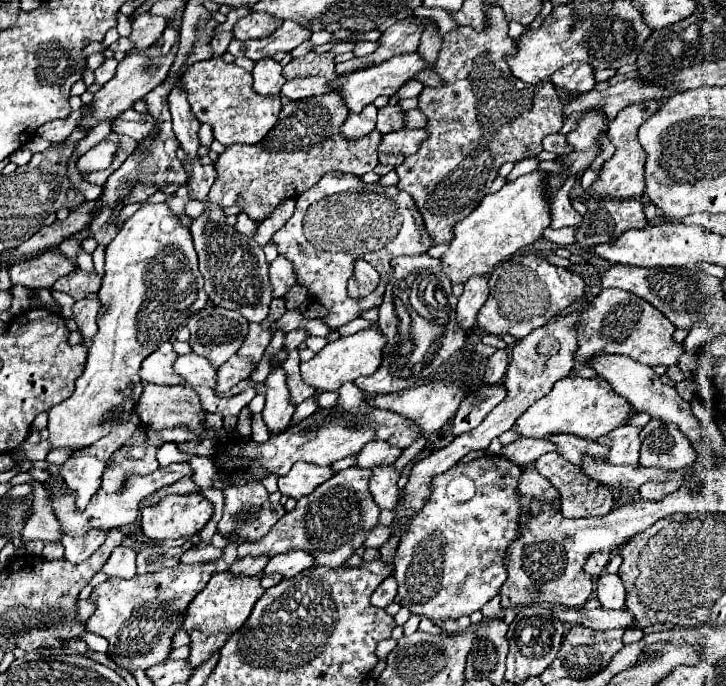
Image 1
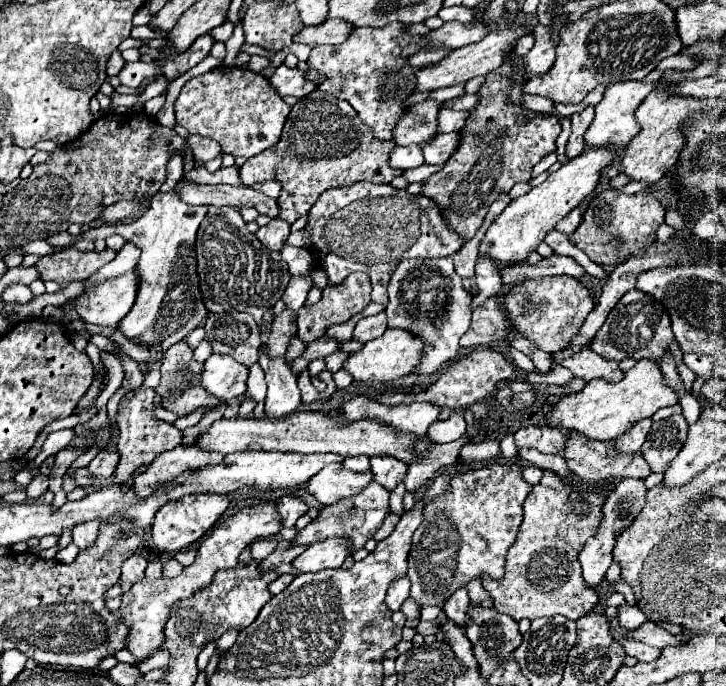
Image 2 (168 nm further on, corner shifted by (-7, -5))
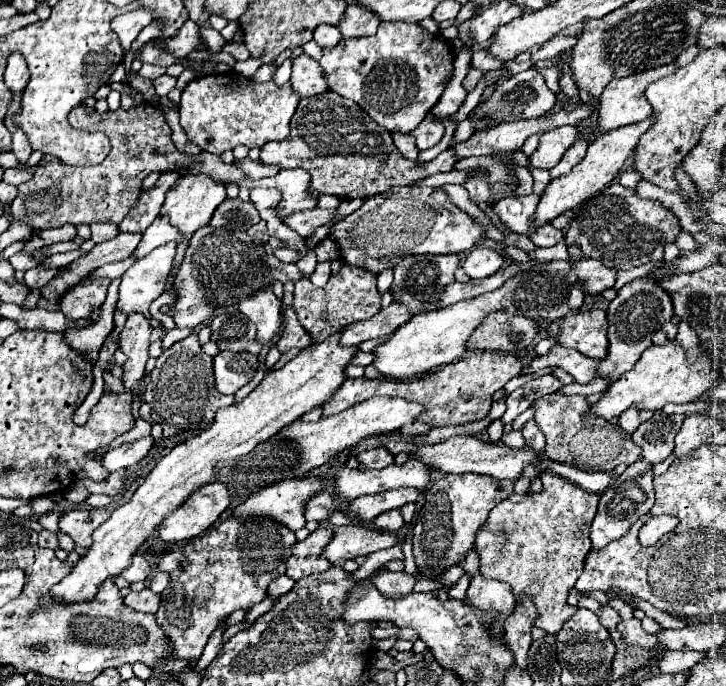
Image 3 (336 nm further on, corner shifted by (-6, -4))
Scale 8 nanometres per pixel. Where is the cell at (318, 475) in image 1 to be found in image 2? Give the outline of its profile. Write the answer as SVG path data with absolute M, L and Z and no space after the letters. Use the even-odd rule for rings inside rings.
M328 465L306 481L306 489L316 497L318 503L330 505L342 497L356 495L370 481L372 481L372 471L354 473L344 465Z

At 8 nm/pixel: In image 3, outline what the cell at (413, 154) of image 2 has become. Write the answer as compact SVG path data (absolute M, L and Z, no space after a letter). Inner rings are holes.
M397 130L397 132L393 132L393 142L395 142L395 146L399 148L399 152L401 152L405 158L417 160L419 150L417 150L417 146L415 146L411 134L401 134L401 132Z

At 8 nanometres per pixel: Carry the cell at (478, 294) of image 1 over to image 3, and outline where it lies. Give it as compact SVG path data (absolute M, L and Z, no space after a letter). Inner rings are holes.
M475 246L463 260L463 270L471 280L481 280L493 276L499 266L503 264L503 256L495 250L489 250L485 246Z

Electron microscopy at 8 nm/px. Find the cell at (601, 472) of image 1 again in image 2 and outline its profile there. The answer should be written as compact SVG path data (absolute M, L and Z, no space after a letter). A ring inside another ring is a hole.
M570 433L570 441L564 453L564 459L574 475L586 483L606 483L610 479L646 479L652 471L642 455L624 455L614 449L614 441L594 441L580 433Z

